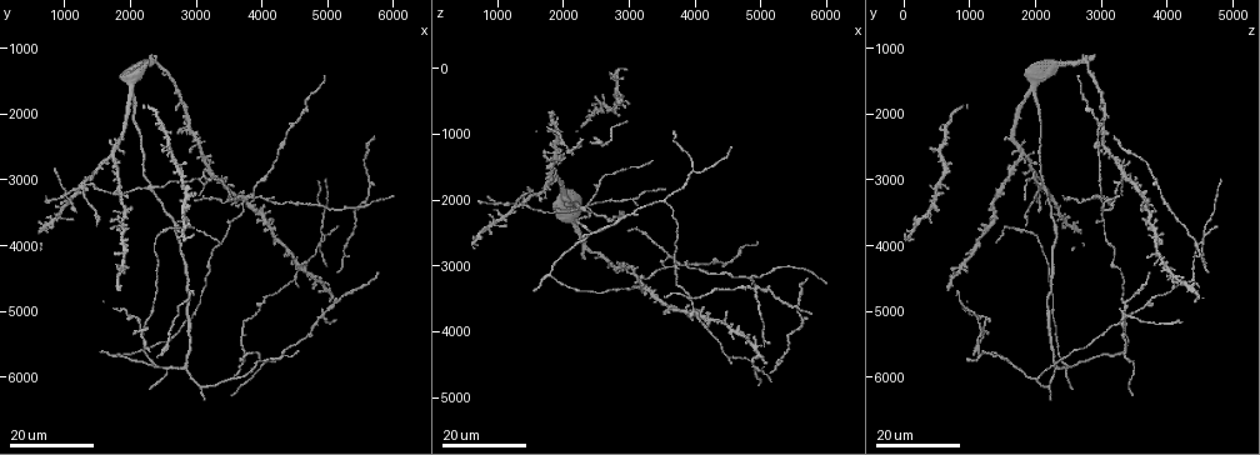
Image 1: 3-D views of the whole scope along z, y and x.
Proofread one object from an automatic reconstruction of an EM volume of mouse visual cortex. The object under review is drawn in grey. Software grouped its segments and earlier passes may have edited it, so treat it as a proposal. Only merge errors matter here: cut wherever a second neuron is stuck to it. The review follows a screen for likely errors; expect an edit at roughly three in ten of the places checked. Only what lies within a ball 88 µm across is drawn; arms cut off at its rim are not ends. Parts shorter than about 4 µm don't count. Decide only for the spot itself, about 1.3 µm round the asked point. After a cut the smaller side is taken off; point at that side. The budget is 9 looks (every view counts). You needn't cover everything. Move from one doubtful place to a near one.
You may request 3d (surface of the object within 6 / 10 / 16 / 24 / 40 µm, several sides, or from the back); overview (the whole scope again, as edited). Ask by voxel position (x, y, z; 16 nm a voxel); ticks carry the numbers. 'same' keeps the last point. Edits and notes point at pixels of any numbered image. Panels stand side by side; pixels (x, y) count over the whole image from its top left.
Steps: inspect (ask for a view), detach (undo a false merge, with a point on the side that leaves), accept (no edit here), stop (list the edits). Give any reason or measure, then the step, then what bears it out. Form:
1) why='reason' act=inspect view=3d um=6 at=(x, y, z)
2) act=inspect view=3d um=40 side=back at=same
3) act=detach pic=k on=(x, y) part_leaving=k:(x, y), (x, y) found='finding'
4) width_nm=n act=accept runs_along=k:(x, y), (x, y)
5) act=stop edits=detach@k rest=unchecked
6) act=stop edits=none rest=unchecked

act=inspect view=3d um=24 at=(3950, 5750, 1550)

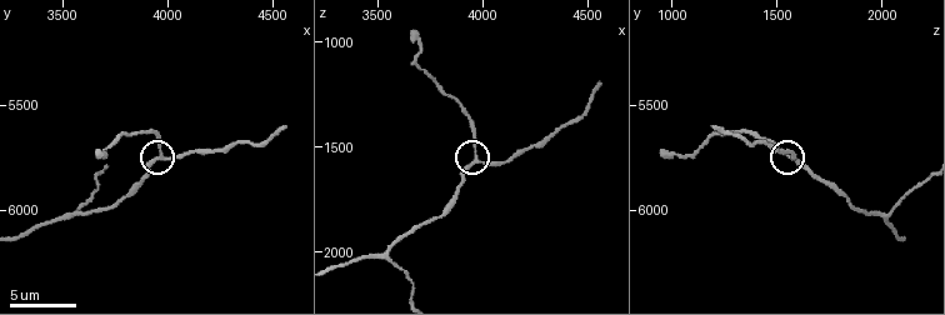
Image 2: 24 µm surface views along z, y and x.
why='zoom in' act=inspect view=3d um=6 at=(3970, 5750, 1570)

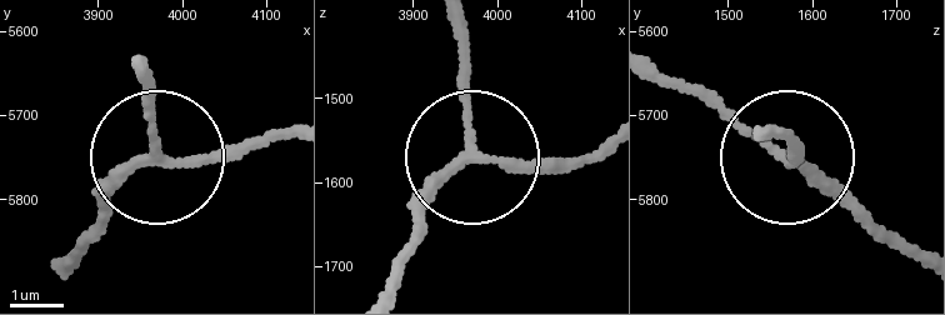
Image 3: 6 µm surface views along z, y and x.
arms=3 act=accept runs_along=3:(65, 265), (141, 166), (223, 163), (285, 135) found='all the same neuron'

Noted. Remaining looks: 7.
why='branch point' act=inspect view=3d um=16 at=(2550, 5900, 2450)

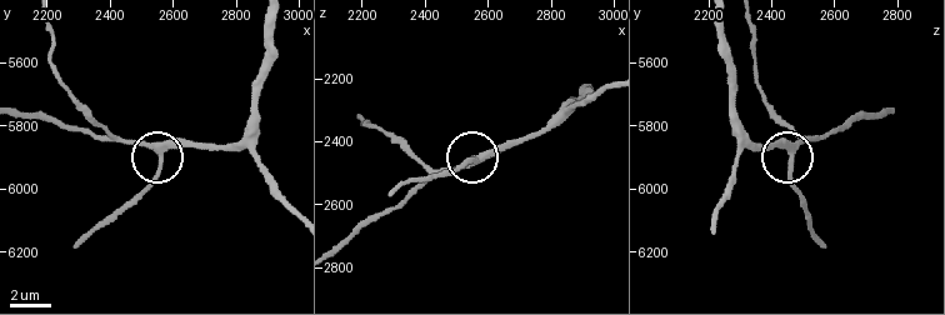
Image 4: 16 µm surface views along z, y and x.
act=inspect view=3d um=6 at=(2560, 5900, 2470)

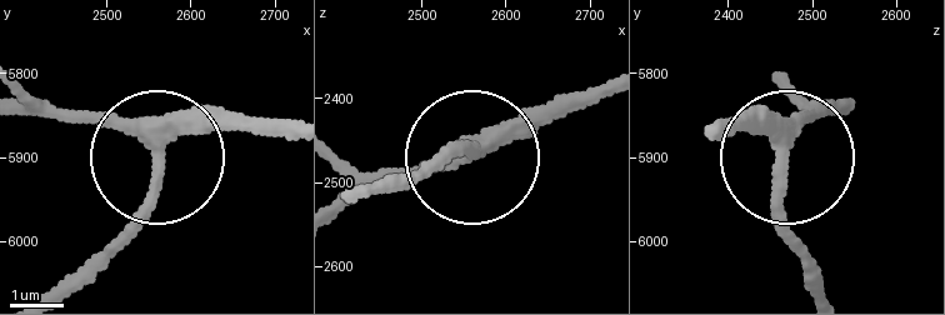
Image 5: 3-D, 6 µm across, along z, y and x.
act=inspect view=3d um=6 side=back at=(2560, 5895, 2465)

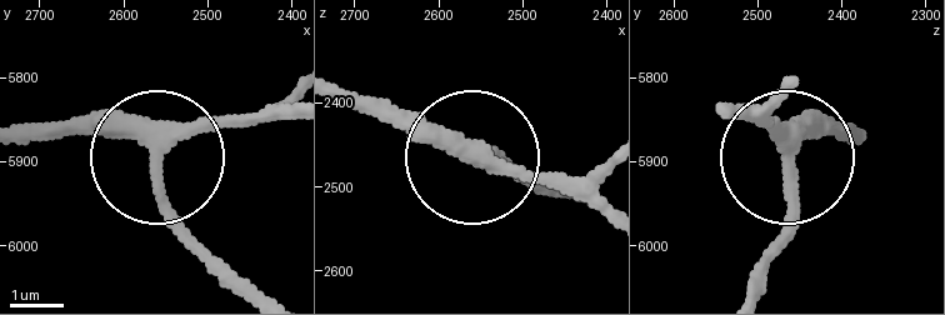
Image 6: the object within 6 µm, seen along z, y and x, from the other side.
side_arm_um=7 act=accept runs_along=6:(23, 134), (116, 134), (144, 148), (166, 215), (220, 278) found='continuous, no second neuron'

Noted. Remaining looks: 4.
why='arms part here' act=inspect view=3d um=16 at=(2850, 5900, 2350)

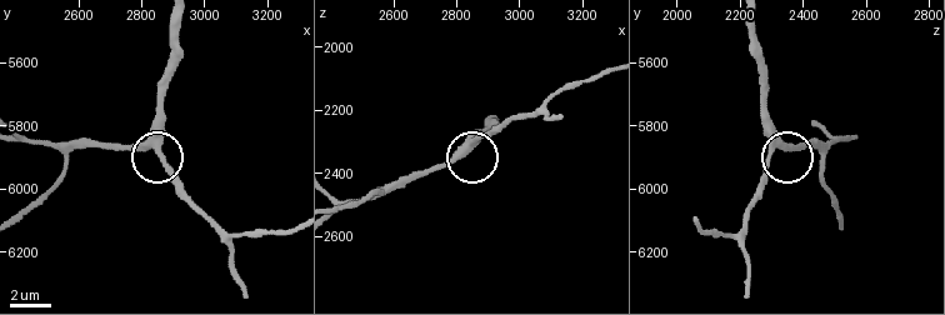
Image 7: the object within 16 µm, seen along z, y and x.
act=inspect view=3d um=6 at=(2830, 5860, 2320)

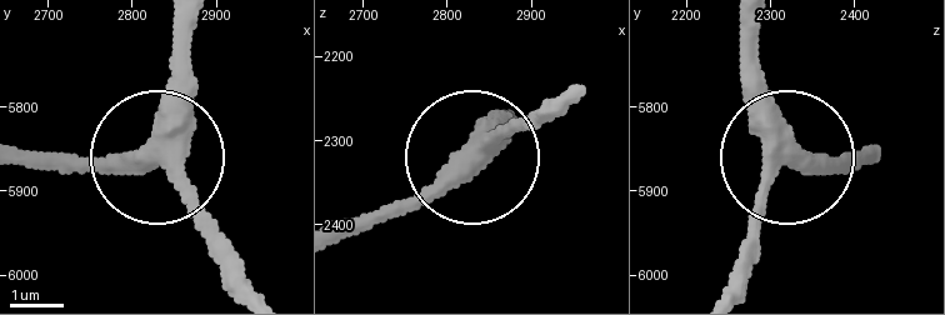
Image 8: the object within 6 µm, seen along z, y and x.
width_nm=380 act=accept runs_along=8:(190, 29), (173, 136), (24, 164) found='all the same neuron'

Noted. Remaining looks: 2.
why='a fork' act=inspect view=3d um=16 at=(4950, 3850, 4550)

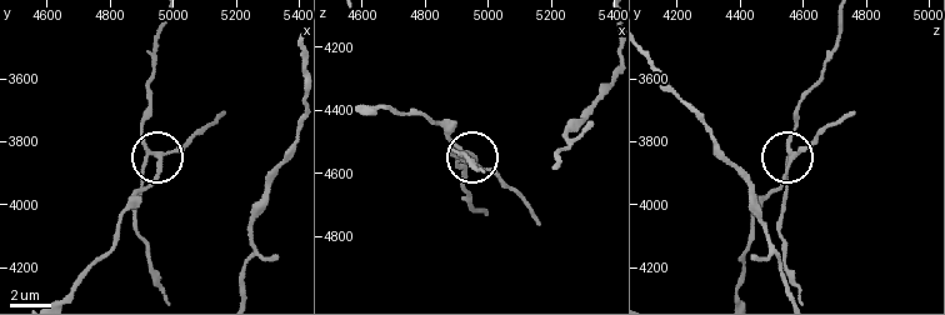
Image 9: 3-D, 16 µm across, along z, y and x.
act=inspect view=3d um=10 at=(4960, 3840, 4570)

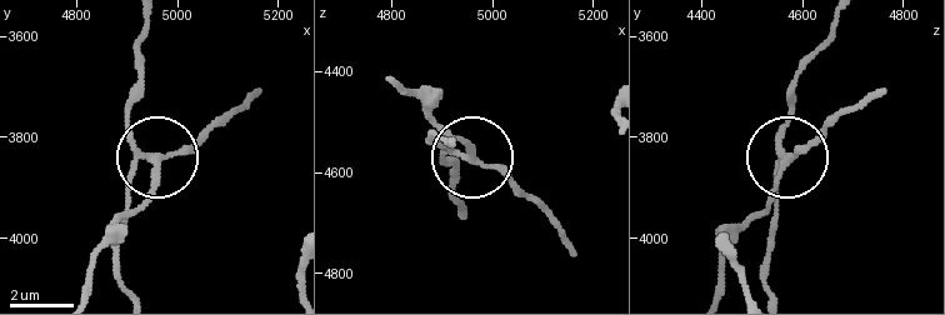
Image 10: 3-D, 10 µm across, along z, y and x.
act=detach pic=10 on=(131, 201) part_leaving=10:(133, 153), (125, 106), (141, 66), (141, 26) found='a second neuron is stuck on'

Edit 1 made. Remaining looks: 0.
act=stop edits=detach@10 rest=unchecked

